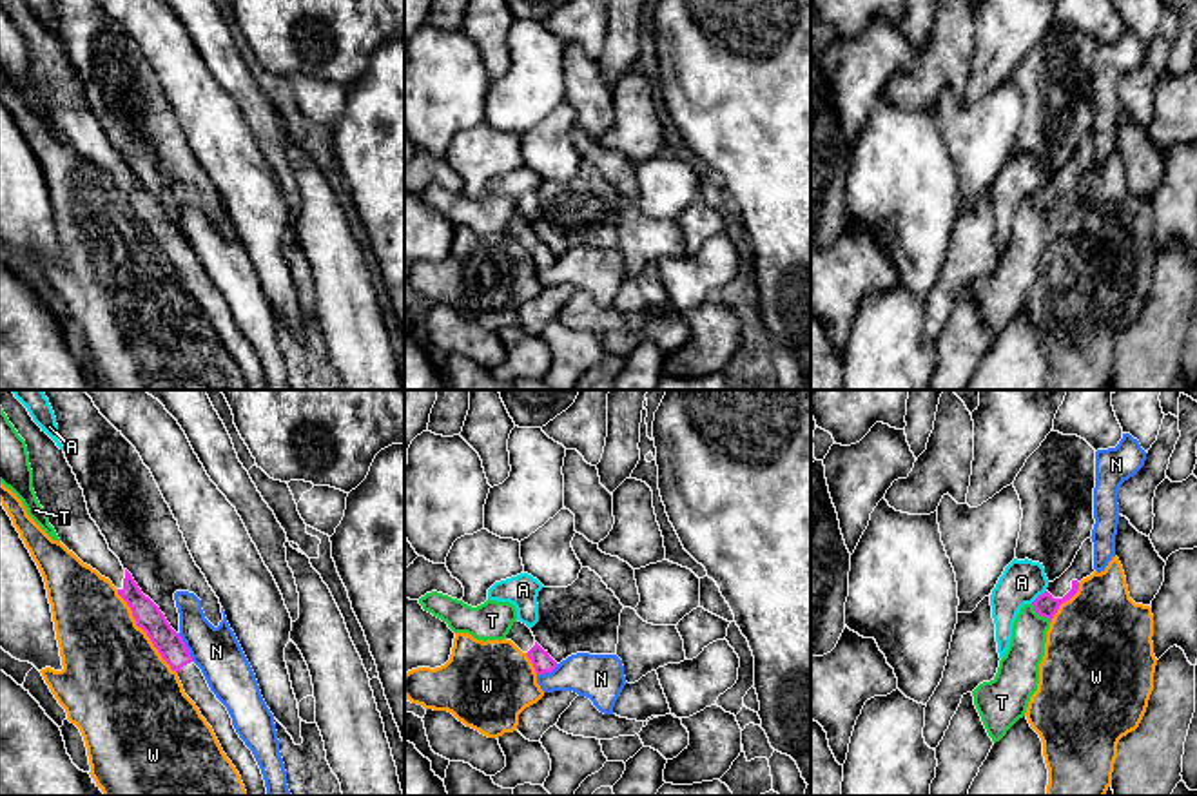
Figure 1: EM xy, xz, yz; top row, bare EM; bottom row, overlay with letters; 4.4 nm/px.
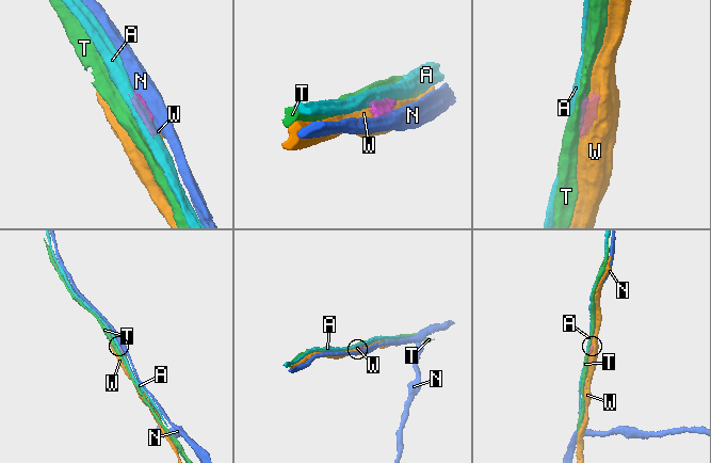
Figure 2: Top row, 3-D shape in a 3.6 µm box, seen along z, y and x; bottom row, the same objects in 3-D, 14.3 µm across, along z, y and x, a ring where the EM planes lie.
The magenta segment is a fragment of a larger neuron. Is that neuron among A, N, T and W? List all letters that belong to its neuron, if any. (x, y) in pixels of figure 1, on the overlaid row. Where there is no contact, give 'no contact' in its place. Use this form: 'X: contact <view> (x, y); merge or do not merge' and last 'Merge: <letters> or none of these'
A: contact yz (1040, 595); do not merge
N: contact xy (185, 648); do not merge
T: contact yz (1040, 615); do not merge
W: contact xy (144, 630); do not merge
Merge: none of these

